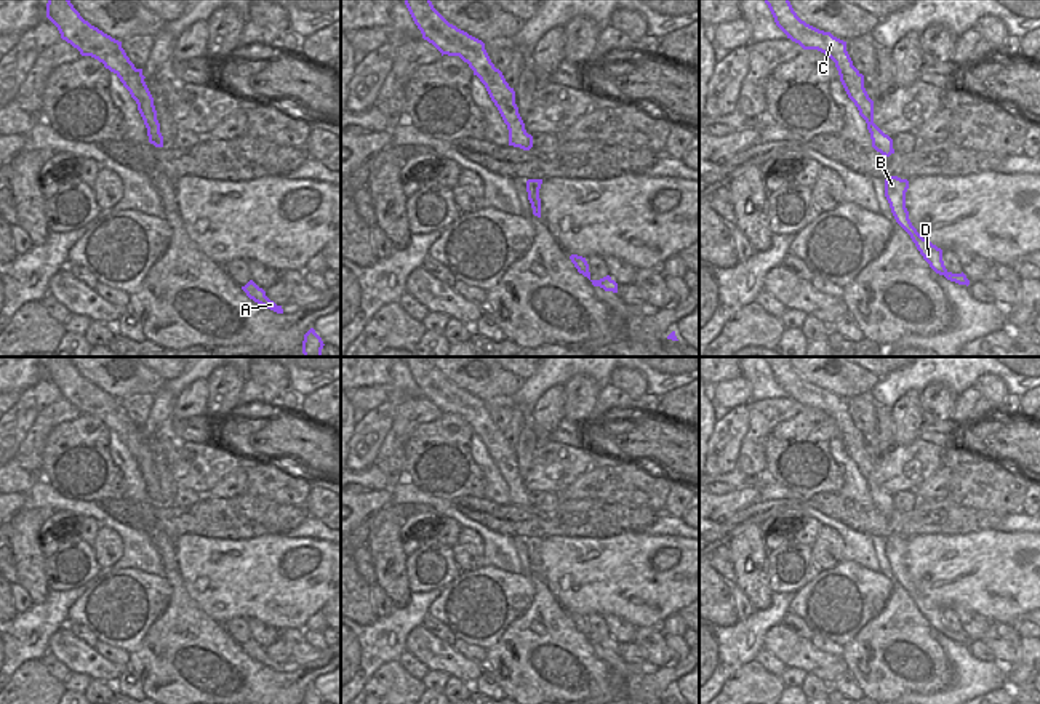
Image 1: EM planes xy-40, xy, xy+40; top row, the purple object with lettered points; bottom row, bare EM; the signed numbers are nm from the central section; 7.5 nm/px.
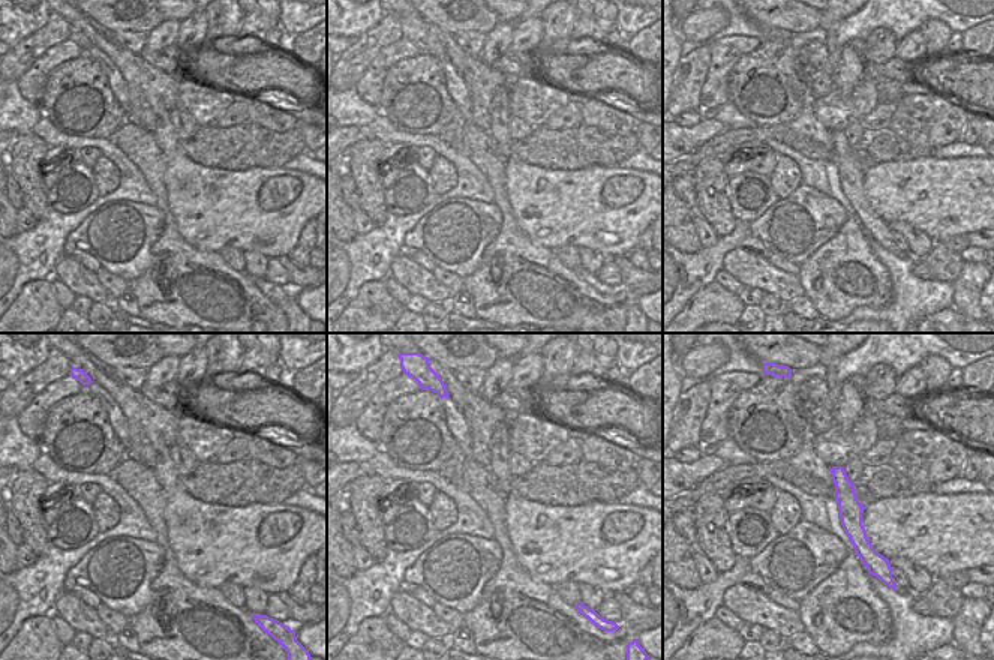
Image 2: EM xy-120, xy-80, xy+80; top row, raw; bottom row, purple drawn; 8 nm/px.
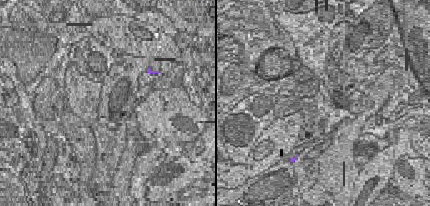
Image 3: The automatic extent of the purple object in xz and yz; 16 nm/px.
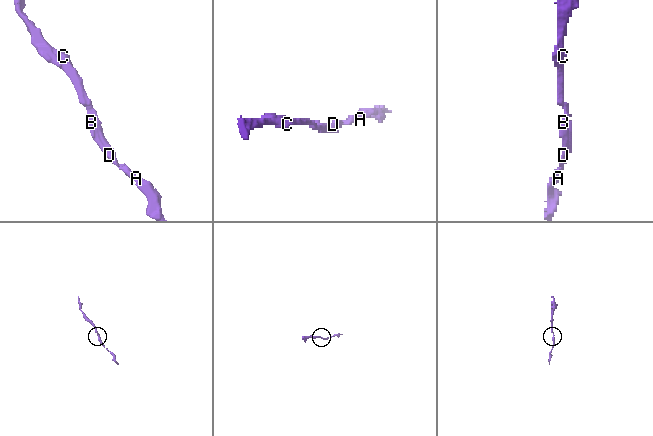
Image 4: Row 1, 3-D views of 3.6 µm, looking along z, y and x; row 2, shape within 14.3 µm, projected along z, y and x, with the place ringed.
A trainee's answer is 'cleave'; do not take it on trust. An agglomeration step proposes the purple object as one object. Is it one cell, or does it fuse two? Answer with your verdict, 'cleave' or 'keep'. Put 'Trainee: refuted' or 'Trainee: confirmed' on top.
Trainee: refuted
keep

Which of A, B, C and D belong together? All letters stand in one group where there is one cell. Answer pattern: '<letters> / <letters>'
A B C D

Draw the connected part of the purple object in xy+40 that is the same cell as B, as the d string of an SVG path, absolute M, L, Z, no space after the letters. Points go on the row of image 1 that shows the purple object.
M891 176L885 179L885 197L890 203L891 213L896 219L896 222L910 235L912 242L915 243L917 250L923 256L923 259L930 264L930 267L939 274L944 275L947 280L955 282L958 285L970 285L970 280L966 275L962 274L952 274L946 269L942 261L942 250L923 238L917 229L912 226L909 219L909 211L906 208L906 192L909 189L909 181L901 179L898 176Z

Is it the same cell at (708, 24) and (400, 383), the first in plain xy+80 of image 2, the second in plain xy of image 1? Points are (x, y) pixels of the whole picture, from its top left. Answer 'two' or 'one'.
two

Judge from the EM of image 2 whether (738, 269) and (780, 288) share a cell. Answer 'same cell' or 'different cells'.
same cell

